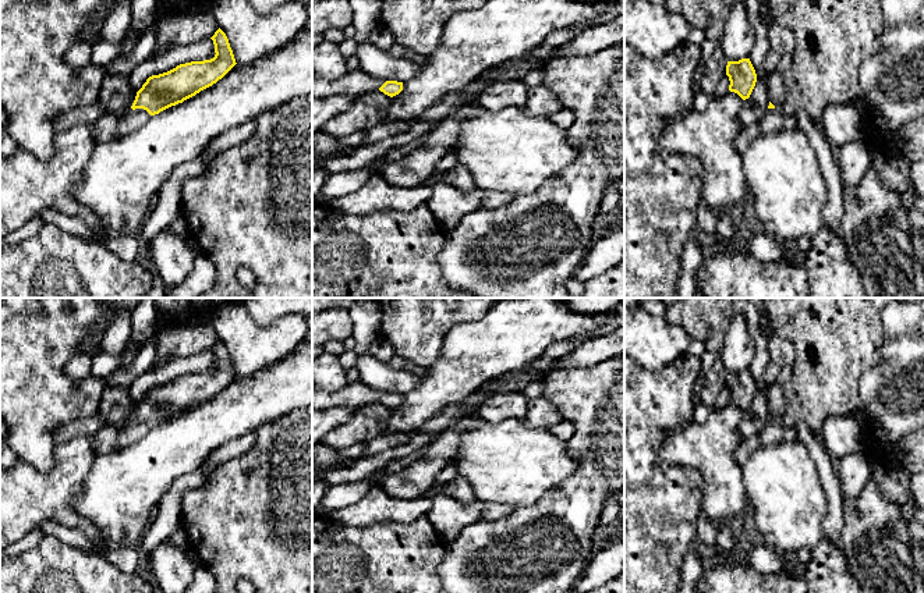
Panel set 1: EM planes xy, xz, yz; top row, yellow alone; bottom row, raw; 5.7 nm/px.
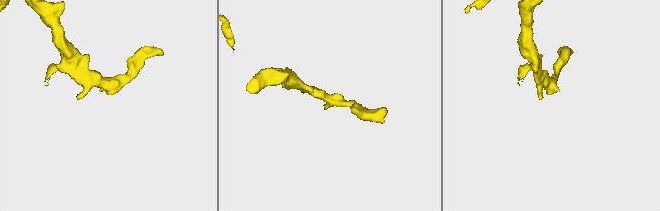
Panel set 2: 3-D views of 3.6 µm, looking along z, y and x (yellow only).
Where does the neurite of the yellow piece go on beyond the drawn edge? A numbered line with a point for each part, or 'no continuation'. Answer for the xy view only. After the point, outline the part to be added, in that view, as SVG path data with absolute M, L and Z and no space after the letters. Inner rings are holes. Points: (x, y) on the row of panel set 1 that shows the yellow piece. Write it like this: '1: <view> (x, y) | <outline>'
1: xy (133, 120) | M144 109L128 111L124 117L117 118L117 136L137 131L149 120L149 117L151 114Z

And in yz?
1: yz (774, 120) | M768 109L765 116L758 122L765 134L773 134L780 129L796 129L797 121L794 116L783 113L780 109Z

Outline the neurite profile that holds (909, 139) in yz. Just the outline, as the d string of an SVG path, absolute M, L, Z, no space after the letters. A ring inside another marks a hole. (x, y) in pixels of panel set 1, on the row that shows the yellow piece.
M867 103L865 138L875 152L900 152L911 163L924 161L924 116L906 122L899 129L884 128L884 117Z

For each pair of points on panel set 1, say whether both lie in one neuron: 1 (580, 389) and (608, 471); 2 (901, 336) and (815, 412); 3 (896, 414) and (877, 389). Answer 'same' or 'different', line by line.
1: same
2: different
3: same

